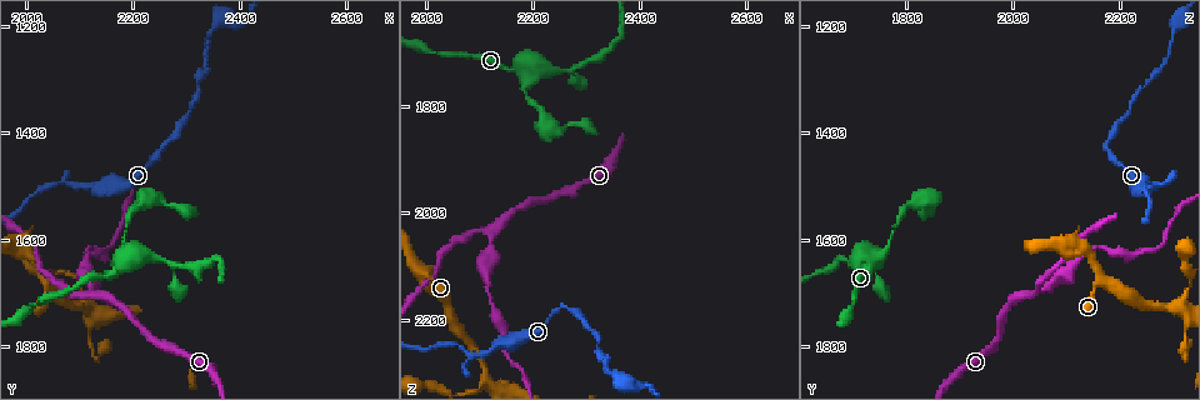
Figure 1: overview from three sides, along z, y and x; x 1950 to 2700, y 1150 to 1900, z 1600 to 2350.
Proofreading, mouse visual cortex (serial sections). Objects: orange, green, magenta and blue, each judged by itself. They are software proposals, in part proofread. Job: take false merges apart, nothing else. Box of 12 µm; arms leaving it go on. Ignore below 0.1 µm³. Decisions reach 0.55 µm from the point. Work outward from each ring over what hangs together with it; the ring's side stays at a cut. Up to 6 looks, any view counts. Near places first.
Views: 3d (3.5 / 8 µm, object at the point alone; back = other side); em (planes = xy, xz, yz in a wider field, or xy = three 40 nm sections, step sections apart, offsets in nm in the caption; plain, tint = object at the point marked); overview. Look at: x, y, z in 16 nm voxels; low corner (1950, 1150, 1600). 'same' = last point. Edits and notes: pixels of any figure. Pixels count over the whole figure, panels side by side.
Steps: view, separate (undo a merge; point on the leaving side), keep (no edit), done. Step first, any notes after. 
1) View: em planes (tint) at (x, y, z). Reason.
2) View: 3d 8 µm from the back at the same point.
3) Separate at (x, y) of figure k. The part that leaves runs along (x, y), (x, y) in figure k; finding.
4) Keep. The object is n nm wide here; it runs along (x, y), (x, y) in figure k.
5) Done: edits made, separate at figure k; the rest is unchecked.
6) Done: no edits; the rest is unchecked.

View: 3d 3.5 µm at (2280, 1645, 1720). Thin neck.

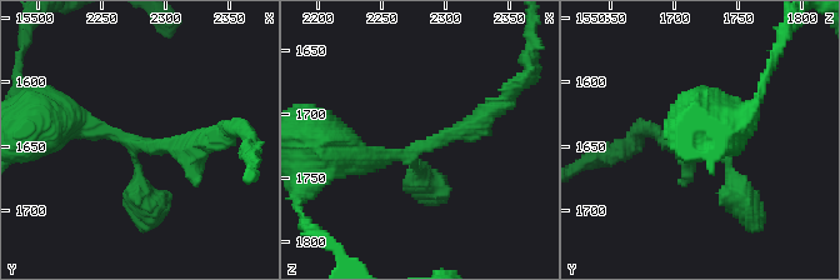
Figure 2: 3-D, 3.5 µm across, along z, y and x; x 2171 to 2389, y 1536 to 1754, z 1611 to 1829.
View: em planes (tint) at (2286, 1648, 1724).

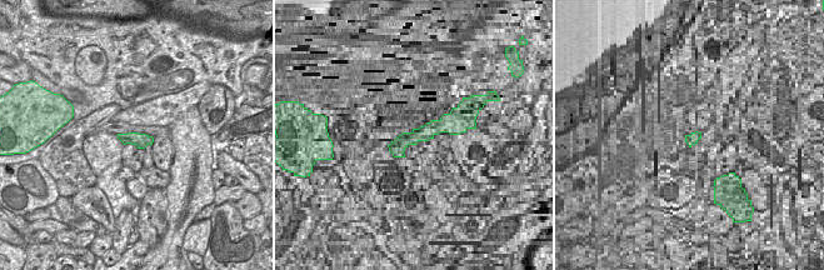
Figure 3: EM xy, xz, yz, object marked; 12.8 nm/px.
Keep. The object is 190 nm wide here; it runs along (353, 158), (410, 158), (498, 106) in figure 2; one cell here.

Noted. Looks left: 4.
View: 3d 8 µm at (2125, 1705, 2030). Sudden change in width.

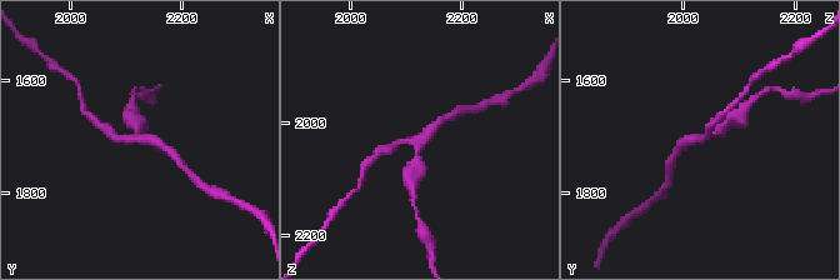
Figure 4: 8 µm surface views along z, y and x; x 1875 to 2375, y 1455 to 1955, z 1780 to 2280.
View: em xy step 2 (tint) at (2120, 1705, 2030). 3 arms meet here; the arms are 200, 250, 300 nm wide.

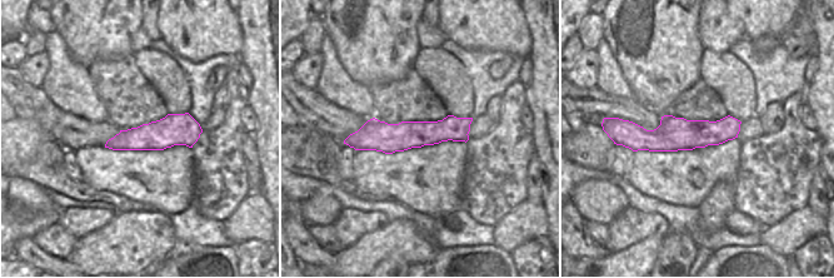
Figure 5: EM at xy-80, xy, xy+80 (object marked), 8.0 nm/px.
Keep. It runs along (445, 118), (418, 140), (416, 171) in figure 4; one cell here.

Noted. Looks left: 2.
View: 3d 3.5 µm from the back at (2110, 1720, 2310). Thin arm on a thick one.

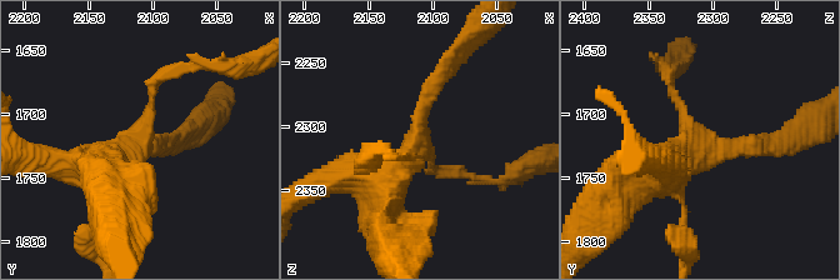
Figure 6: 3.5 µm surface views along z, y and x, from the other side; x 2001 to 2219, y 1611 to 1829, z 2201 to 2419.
Keep. It runs along (445, 68), (408, 160), (358, 176) in figure 6; one cell here.

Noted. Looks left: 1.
Done: no edits; the rest is unchecked.

